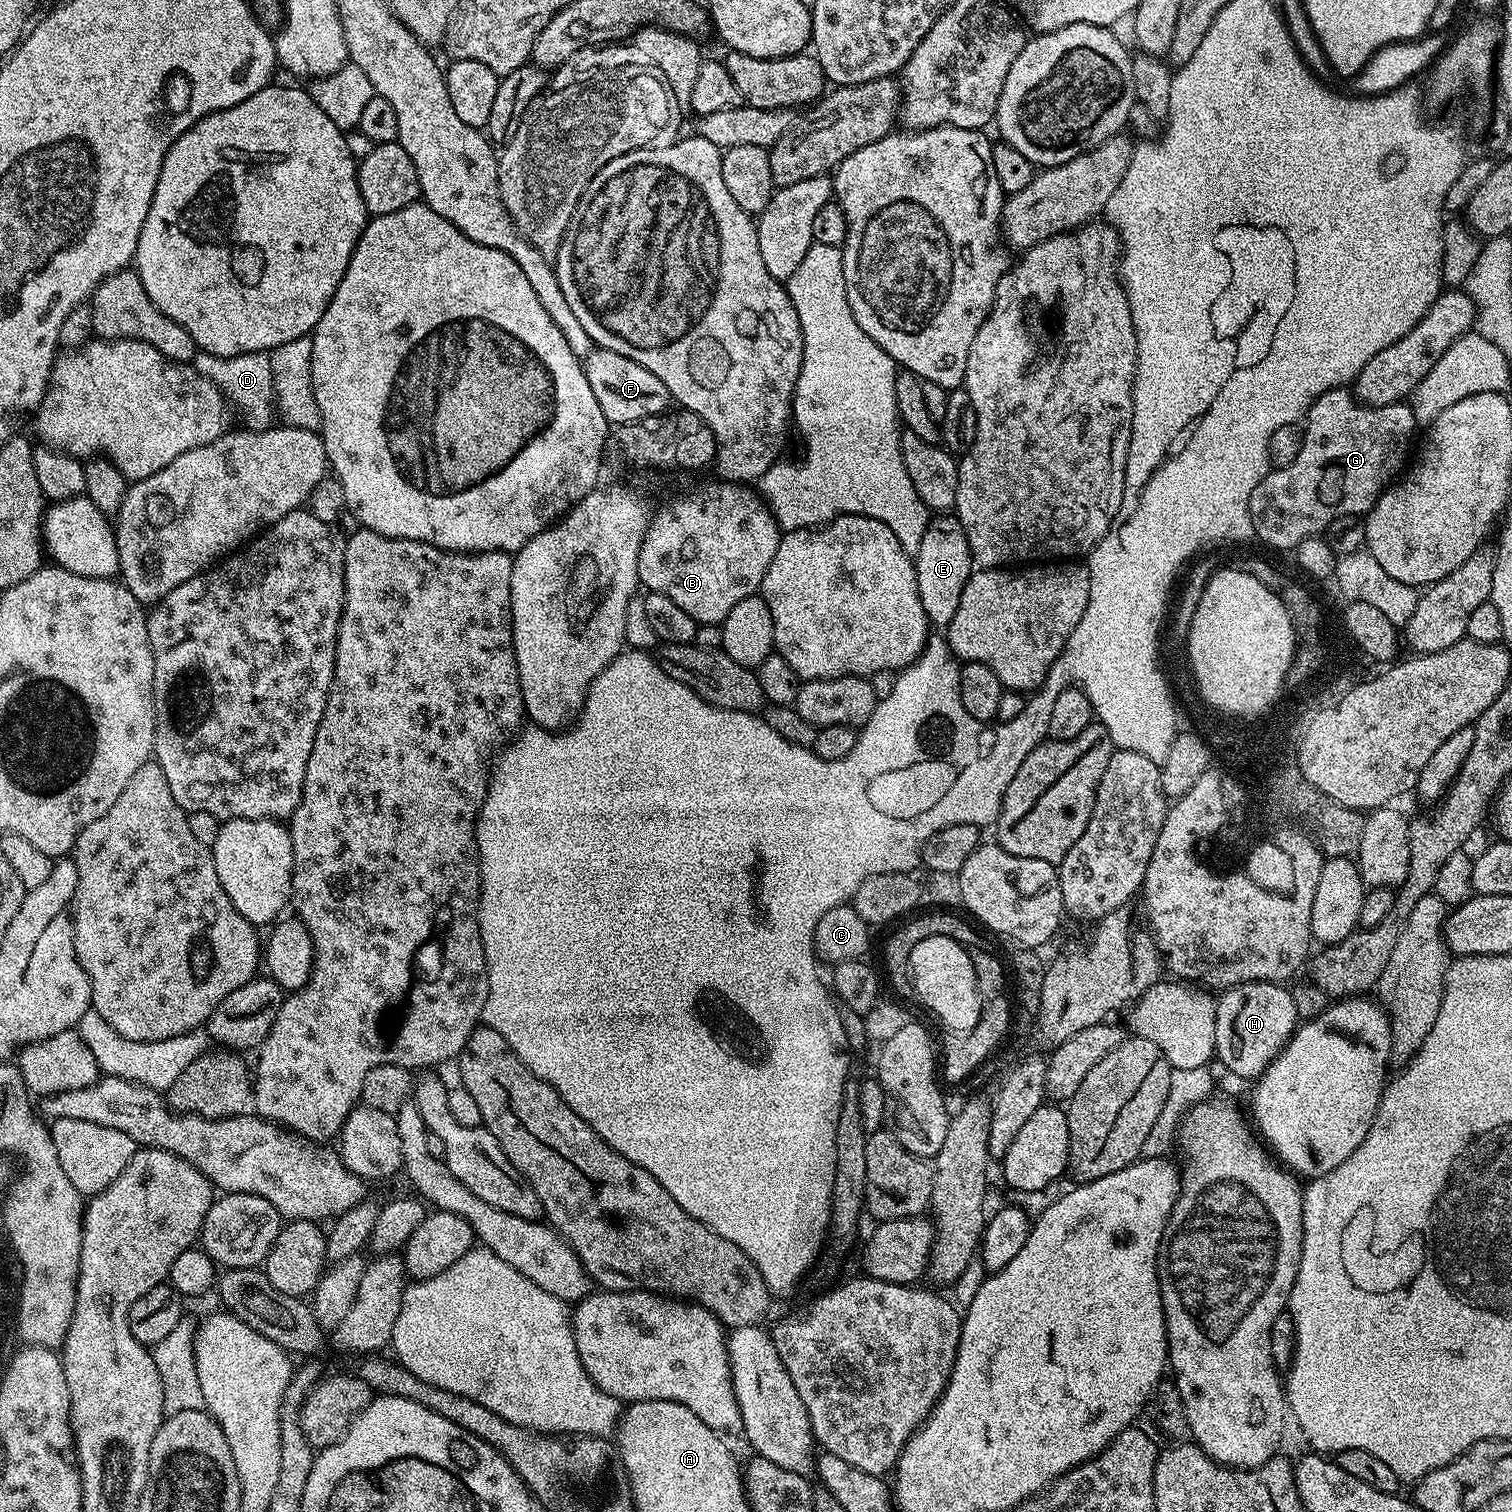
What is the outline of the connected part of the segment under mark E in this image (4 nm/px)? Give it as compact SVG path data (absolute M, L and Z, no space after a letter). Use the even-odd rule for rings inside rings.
M936 514L928 521L926 534L922 534L922 546L914 553L916 577L918 578L918 598L922 598L922 610L926 610L929 625L947 626L958 614L958 602L966 582L974 571L970 546L960 521L952 514Z

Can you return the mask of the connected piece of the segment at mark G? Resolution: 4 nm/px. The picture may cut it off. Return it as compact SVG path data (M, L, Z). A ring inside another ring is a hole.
M1347 387L1332 388L1322 394L1308 407L1302 428L1304 441L1302 450L1298 450L1298 458L1294 458L1290 466L1269 470L1262 482L1254 486L1254 494L1250 496L1250 514L1255 539L1272 548L1295 550L1306 538L1320 536L1343 516L1363 517L1409 463L1408 447L1416 430L1418 423L1407 403L1371 408L1369 404L1360 403Z

